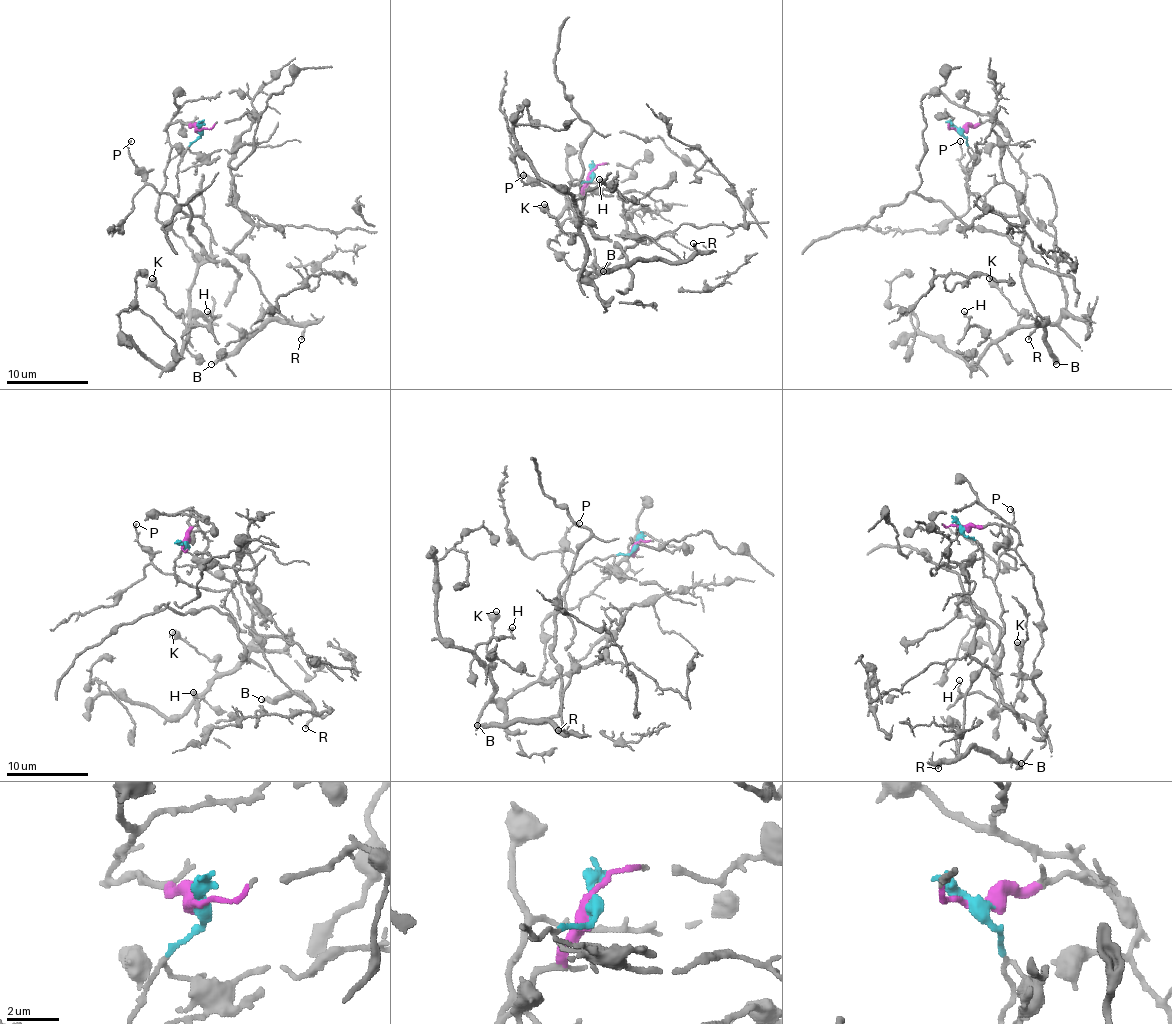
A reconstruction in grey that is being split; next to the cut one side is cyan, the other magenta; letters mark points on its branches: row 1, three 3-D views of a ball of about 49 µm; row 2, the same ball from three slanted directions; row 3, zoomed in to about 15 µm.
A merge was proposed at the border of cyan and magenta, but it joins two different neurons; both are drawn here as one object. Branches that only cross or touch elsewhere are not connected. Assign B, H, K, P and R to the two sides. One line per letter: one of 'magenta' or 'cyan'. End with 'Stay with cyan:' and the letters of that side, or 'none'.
B: cyan
H: magenta
K: magenta
P: cyan
R: cyan
Stay with cyan: B, P, R

